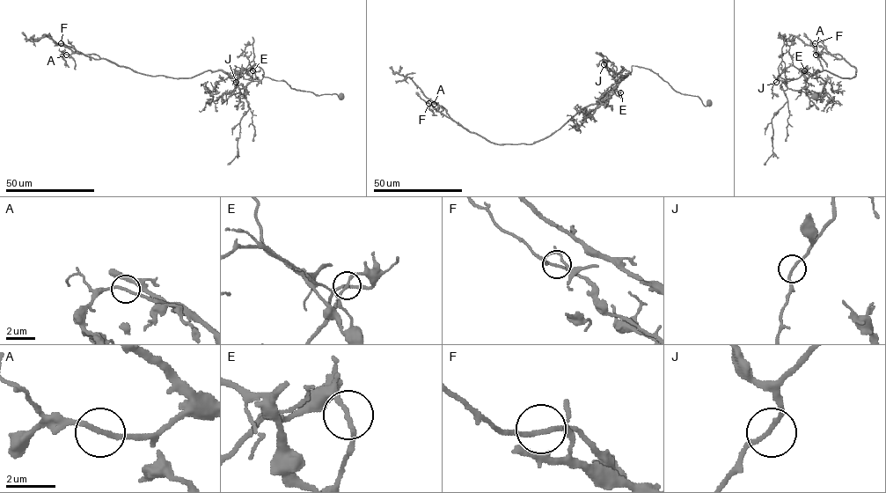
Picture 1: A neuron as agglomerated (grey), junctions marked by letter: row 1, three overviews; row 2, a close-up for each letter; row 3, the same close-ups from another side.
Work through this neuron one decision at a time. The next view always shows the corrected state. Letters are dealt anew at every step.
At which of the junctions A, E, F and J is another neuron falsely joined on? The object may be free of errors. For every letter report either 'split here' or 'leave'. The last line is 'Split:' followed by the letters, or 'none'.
A: leave
E: split here
F: leave
J: leave
Split: E

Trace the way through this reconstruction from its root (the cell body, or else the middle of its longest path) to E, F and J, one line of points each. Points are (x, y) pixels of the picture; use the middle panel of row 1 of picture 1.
E: (708, 103), (706, 106), (697, 96), (677, 91), (656, 74), (635, 65), (614, 90), (616, 95), (620, 91)
F: (708, 103), (632, 65), (595, 104), (530, 143), (490, 142), (428, 103)
J: (708, 103), (677, 91), (649, 69), (632, 65), (619, 82), (612, 77), (622, 69), (614, 73), (604, 64)

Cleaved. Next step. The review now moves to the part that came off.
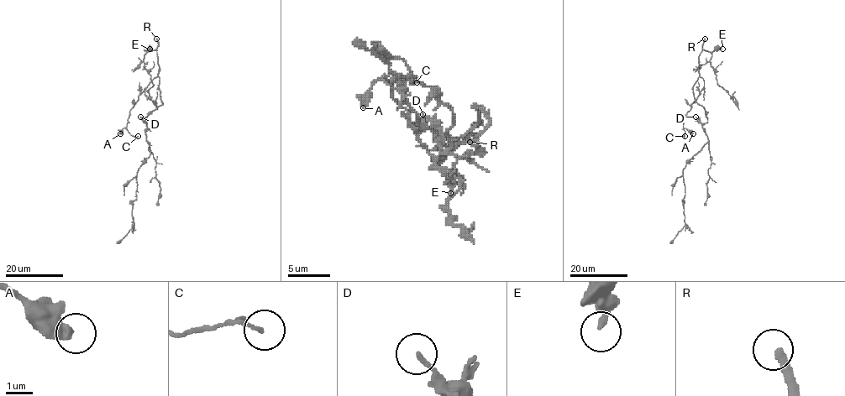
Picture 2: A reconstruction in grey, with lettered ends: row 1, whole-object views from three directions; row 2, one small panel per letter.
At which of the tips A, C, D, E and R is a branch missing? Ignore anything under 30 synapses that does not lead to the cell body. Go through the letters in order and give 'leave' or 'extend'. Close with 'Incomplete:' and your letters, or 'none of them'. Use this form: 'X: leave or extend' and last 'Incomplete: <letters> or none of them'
A: leave
C: leave
D: leave
E: leave
R: extend
Incomplete: R

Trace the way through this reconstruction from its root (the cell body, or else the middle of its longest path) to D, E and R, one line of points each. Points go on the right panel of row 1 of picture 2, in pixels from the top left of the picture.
D: (705, 112), (707, 119), (705, 123), (700, 122), (695, 117)
E: (705, 112), (693, 92), (699, 76), (699, 56), (703, 49), (722, 49)
R: (705, 112), (705, 109), (695, 99), (693, 92), (693, 85), (699, 76), (699, 56), (705, 39)

